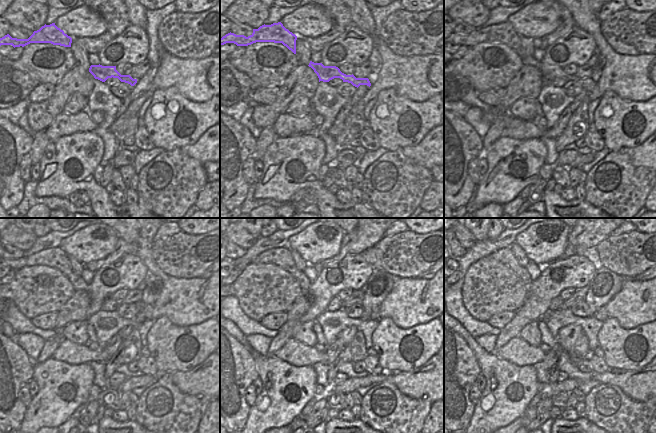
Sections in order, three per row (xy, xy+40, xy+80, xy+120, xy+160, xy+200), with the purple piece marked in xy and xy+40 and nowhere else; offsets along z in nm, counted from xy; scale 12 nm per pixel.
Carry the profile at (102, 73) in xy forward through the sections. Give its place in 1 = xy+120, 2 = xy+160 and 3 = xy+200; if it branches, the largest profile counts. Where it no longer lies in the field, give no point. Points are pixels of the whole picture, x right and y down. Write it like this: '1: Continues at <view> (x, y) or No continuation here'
1: Continues at xy+120 (55, 257)
2: Continues at xy+160 (281, 256)
3: Continues at xy+200 (505, 256).

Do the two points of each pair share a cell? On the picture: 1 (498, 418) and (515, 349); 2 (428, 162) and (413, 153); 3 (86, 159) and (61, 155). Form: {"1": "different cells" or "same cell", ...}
{"1": "different cells", "2": "same cell", "3": "same cell"}

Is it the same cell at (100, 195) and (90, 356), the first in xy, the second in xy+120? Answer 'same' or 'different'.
different

